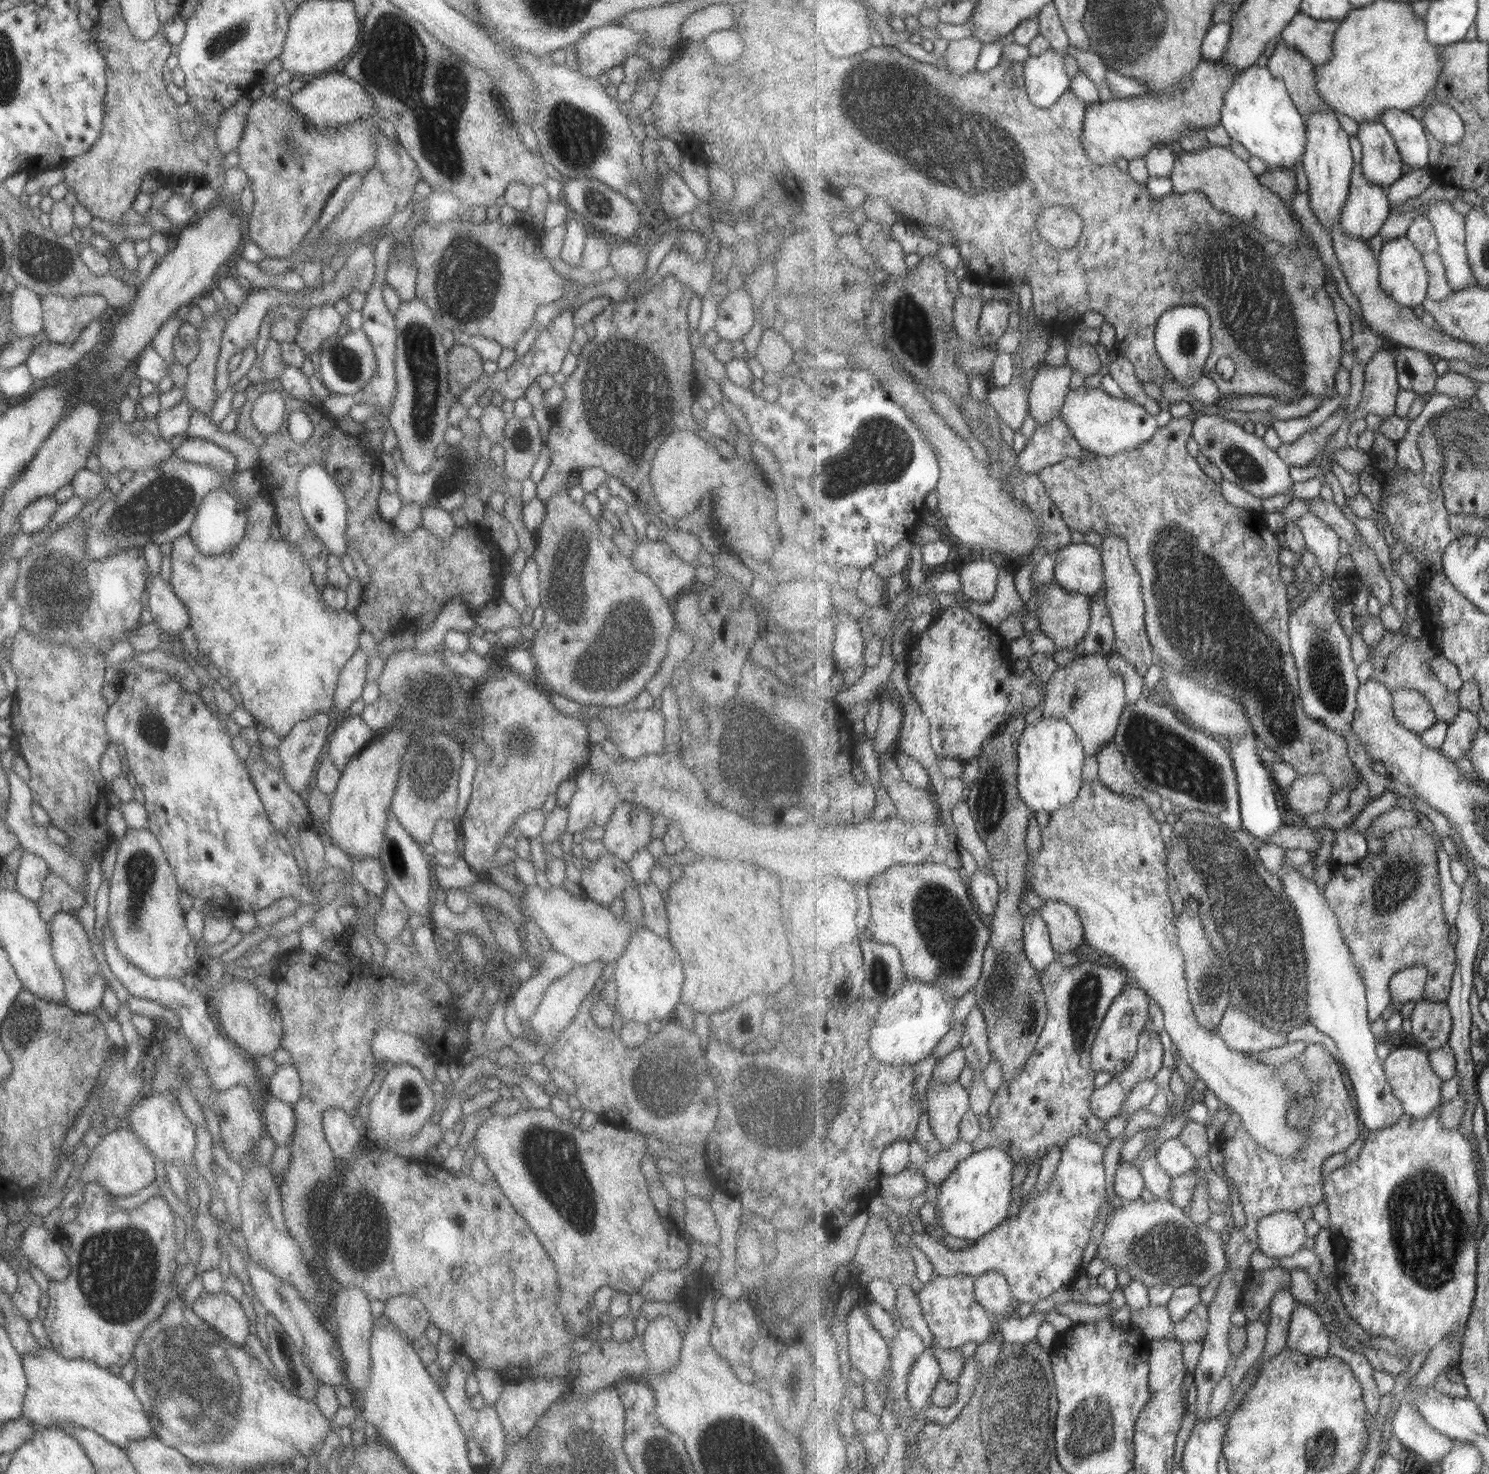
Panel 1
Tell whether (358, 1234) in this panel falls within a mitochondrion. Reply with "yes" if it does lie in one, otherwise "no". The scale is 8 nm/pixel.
yes

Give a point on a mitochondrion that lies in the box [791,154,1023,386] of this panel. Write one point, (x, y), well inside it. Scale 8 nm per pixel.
(912, 327)

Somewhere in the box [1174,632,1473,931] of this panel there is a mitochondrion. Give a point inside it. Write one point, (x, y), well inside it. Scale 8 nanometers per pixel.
(1399, 879)

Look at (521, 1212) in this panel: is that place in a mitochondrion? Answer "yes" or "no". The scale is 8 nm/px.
no

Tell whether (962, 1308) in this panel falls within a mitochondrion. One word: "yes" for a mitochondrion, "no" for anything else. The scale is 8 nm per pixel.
no

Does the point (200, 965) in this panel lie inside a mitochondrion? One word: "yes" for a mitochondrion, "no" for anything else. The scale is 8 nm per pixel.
no

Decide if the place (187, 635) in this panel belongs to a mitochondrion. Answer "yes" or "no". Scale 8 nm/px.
no

